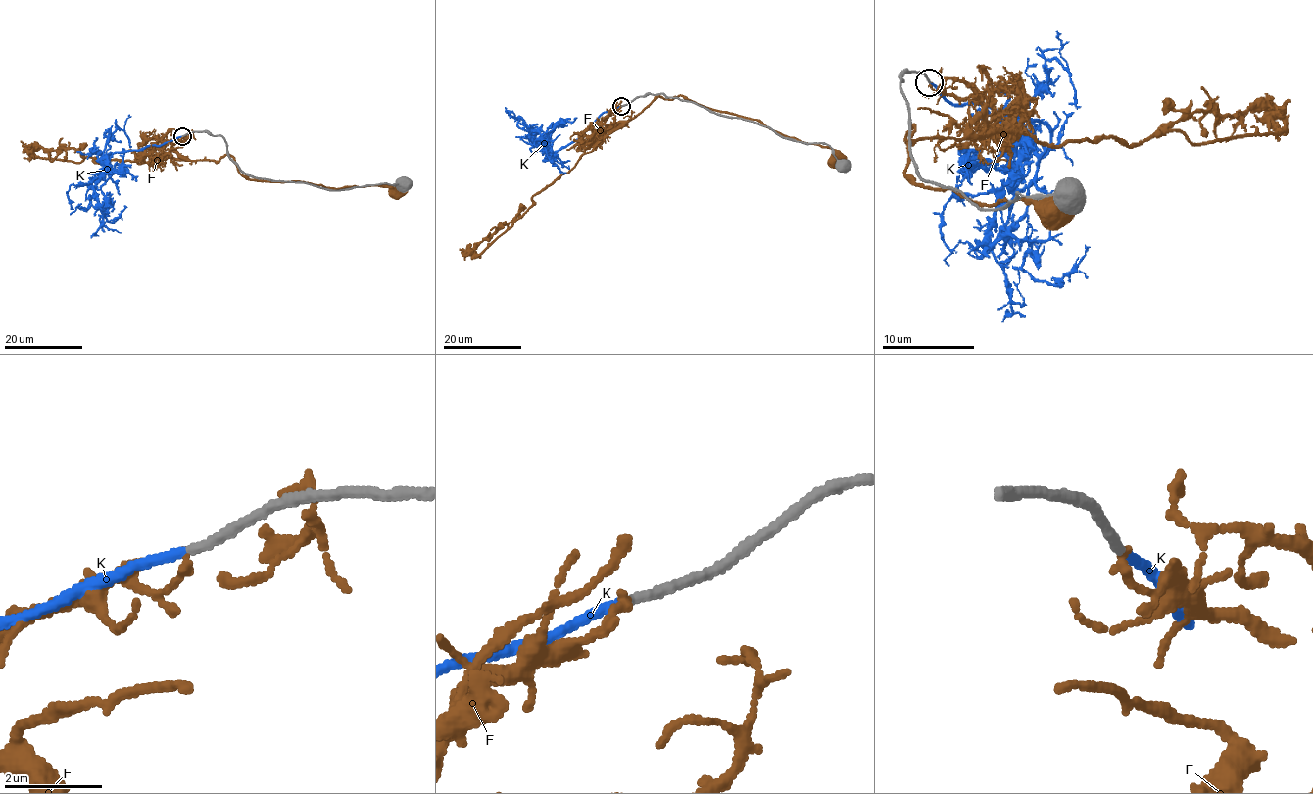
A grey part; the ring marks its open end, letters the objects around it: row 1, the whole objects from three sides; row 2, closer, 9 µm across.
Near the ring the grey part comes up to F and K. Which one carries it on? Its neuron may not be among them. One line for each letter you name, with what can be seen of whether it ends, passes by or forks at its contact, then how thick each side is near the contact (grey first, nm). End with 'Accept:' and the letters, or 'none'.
K: It ends there. Thickness 200 nm (grey) against 190 nm
Accept: K

